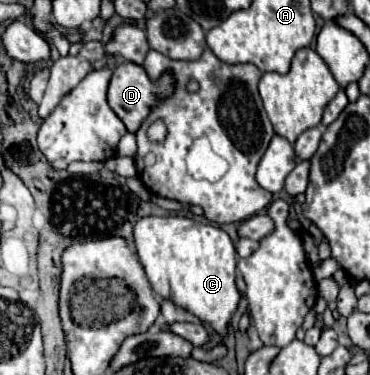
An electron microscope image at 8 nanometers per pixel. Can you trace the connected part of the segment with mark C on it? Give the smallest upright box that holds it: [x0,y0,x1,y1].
[133,216,241,338]

